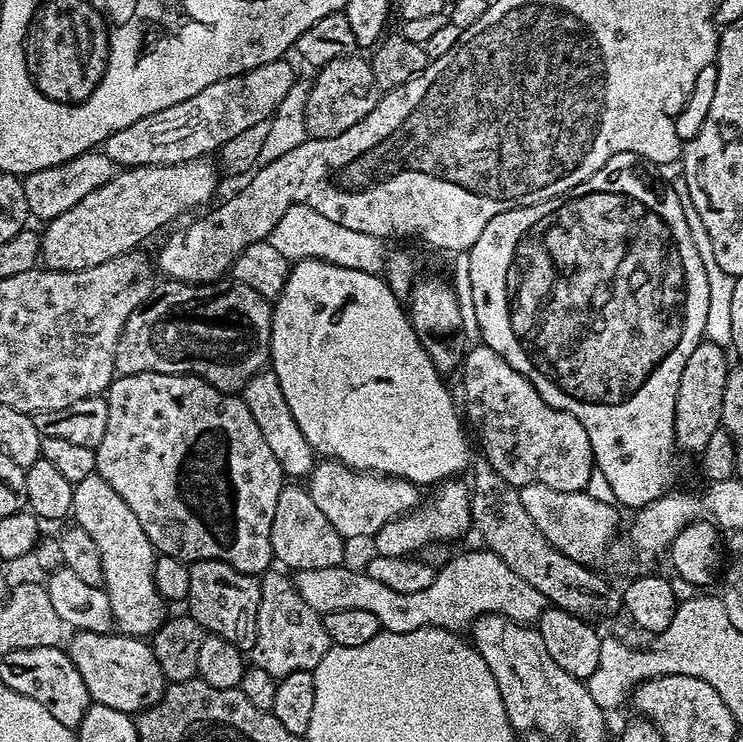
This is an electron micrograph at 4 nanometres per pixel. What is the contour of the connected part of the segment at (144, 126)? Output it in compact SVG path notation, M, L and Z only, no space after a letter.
M287 59L266 62L266 66L258 66L249 72L243 72L230 78L222 78L222 82L214 82L214 86L206 86L206 90L198 90L194 98L186 98L186 102L178 102L178 106L170 106L166 110L158 110L158 114L150 114L146 118L138 118L138 122L126 126L126 130L118 130L110 134L102 145L105 156L112 159L113 165L121 169L141 168L151 164L181 164L187 160L199 160L207 157L208 152L220 150L226 142L238 134L255 126L258 122L269 119L276 107L290 94L290 86L295 84L298 76L292 73Z

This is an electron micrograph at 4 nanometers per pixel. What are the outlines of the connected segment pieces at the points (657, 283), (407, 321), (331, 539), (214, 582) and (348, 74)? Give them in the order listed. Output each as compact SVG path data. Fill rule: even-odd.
M632 152L614 154L610 162L602 166L602 170L598 170L590 178L586 178L586 182L574 186L570 191L546 202L506 210L490 218L490 222L486 222L486 230L478 234L478 242L474 242L474 246L467 251L474 314L478 314L480 340L503 360L510 362L510 366L514 366L518 374L525 376L551 408L568 412L578 418L578 422L582 422L586 438L590 438L595 471L602 473L606 482L610 482L616 504L625 509L632 508L631 510L644 508L659 496L667 496L673 491L675 484L672 483L676 480L676 452L678 453L674 426L678 378L682 378L682 370L690 359L690 354L694 354L694 346L698 346L704 339L706 305L710 303L710 286L706 286L706 270L700 257L702 248L701 245L696 245L696 240L692 237L685 201L681 193L679 196L674 189L655 180L647 170L649 171Z
M298 260L288 269L288 277L284 283L282 294L276 297L272 309L272 355L270 370L278 378L278 386L282 386L282 394L286 394L286 403L294 413L294 422L298 422L298 430L310 442L313 453L329 460L338 460L348 468L357 472L374 472L382 476L398 476L417 486L435 486L441 480L456 478L460 471L470 464L468 456L468 440L460 429L462 416L456 413L456 404L444 385L445 377L430 362L430 354L422 346L418 334L414 330L409 313L402 303L401 297L394 294L383 275L362 270L350 270L346 266L334 266L325 260Z
M296 482L285 483L278 494L278 506L274 506L274 522L270 522L270 546L273 557L285 564L285 569L292 568L293 573L302 570L326 570L339 568L345 563L344 537L330 526L326 514L318 510L314 498L310 498L307 487L300 488Z
M193 560L190 574L190 590L186 601L187 615L204 627L205 633L226 638L241 653L251 653L256 637L260 582L251 572L240 572L221 560Z
M356 54L343 56L315 73L316 81L311 81L304 111L309 137L321 140L342 134L350 130L354 122L362 122L362 118L366 118L366 114L376 108L382 95L381 89L376 87L371 63L358 57Z

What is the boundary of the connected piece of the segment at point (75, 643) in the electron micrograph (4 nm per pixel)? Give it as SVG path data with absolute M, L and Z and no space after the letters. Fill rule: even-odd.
M76 632L73 637L72 641L67 641L66 651L78 674L82 674L82 682L86 682L88 695L95 703L110 706L110 710L139 714L162 698L166 681L147 639L93 632Z

